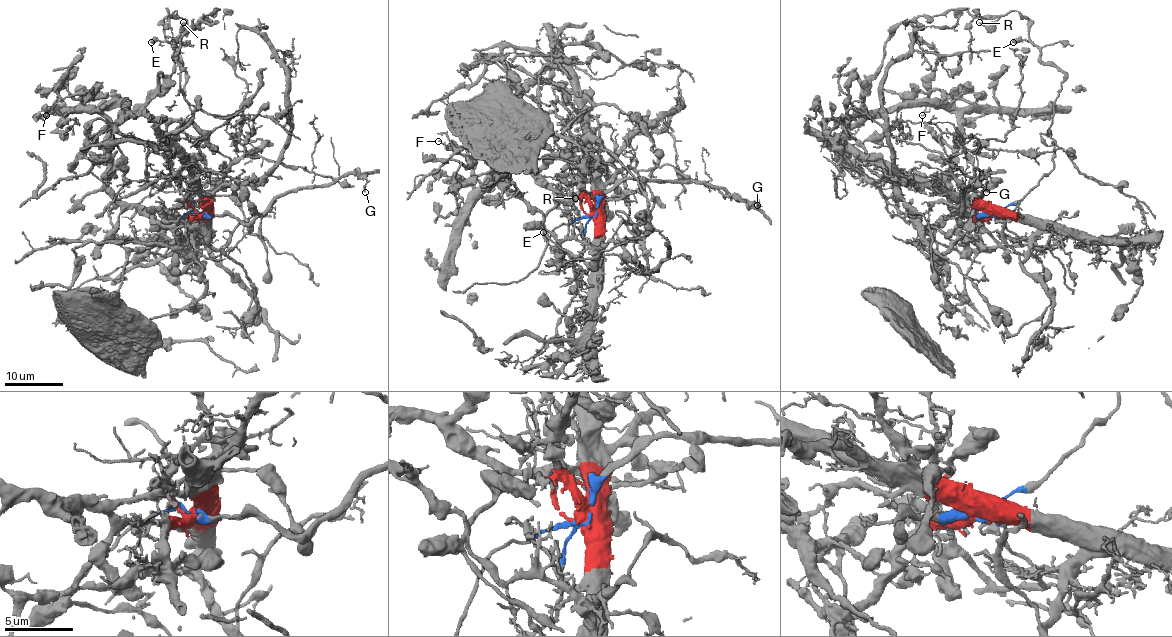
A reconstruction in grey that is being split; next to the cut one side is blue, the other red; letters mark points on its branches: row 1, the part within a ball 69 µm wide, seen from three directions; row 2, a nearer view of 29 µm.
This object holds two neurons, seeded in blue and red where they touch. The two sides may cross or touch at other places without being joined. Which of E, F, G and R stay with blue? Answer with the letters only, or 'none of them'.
E, G, R

